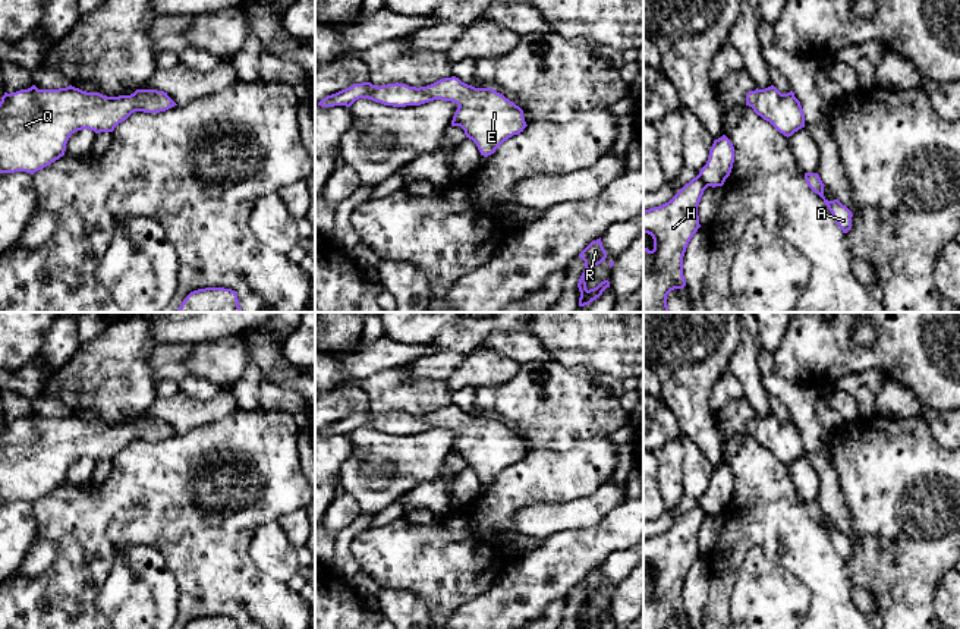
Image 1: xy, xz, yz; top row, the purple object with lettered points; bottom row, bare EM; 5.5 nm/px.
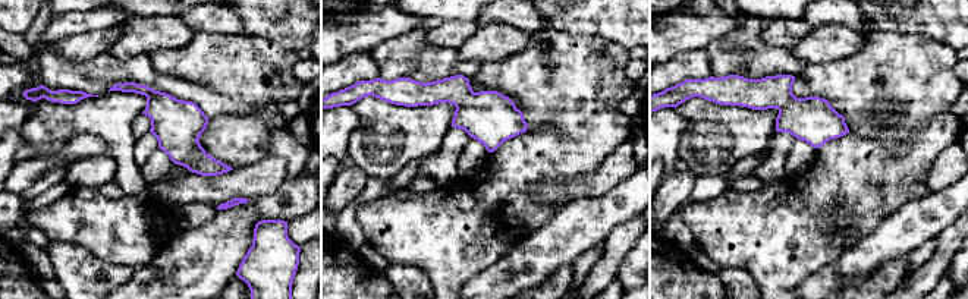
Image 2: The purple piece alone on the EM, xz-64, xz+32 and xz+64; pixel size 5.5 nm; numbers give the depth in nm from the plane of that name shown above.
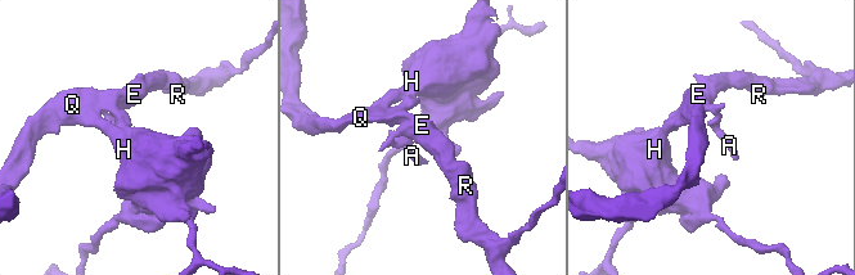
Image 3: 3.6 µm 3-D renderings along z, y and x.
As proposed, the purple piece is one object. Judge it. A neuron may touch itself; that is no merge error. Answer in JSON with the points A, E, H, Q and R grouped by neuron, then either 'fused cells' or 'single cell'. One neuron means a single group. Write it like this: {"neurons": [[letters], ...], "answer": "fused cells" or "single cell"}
{"neurons": [["A", "E", "H", "Q", "R"]], "answer": "single cell"}

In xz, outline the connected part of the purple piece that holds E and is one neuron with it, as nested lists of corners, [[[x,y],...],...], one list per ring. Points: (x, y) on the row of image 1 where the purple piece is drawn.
[[[456,76],[419,88],[399,82],[381,87],[371,82],[353,84],[327,95],[318,106],[350,107],[359,98],[393,107],[421,106],[434,100],[456,103],[459,107],[451,126],[460,126],[484,157],[494,154],[504,141],[528,126],[523,110],[503,94],[492,88],[475,88]]]

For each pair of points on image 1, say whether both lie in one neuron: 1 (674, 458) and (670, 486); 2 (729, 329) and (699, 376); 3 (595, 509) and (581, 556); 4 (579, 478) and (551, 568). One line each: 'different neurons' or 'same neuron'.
1: same neuron
2: same neuron
3: different neurons
4: different neurons

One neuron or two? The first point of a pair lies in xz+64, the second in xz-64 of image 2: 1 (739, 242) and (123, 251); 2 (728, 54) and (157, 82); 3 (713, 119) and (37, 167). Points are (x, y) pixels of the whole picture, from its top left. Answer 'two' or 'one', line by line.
1: one
2: one
3: two

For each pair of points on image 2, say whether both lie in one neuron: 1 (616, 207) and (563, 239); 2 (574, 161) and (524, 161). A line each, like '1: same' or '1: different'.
1: same
2: same

